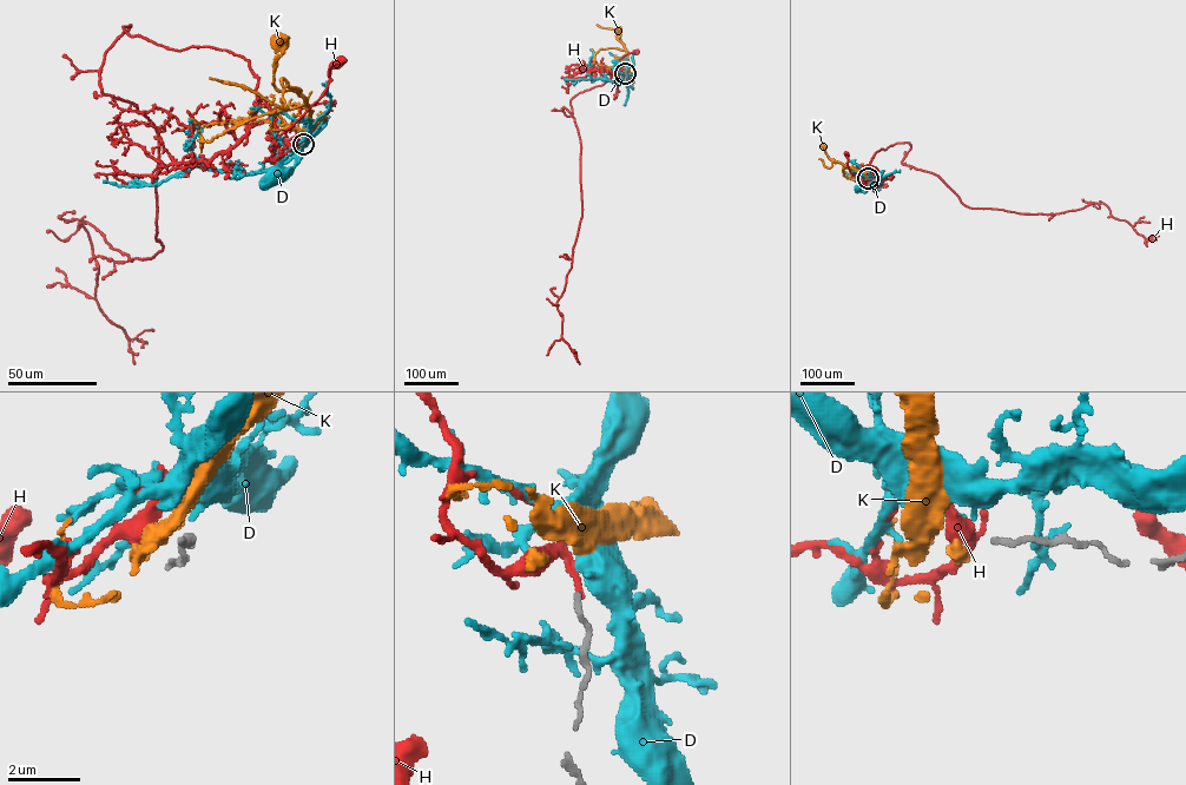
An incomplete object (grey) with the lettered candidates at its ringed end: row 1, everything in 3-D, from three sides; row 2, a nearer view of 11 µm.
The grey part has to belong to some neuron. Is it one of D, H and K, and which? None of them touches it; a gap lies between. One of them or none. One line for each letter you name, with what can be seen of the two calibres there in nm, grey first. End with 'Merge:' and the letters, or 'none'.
K: calibres 140 and 320 nm
Merge: K

